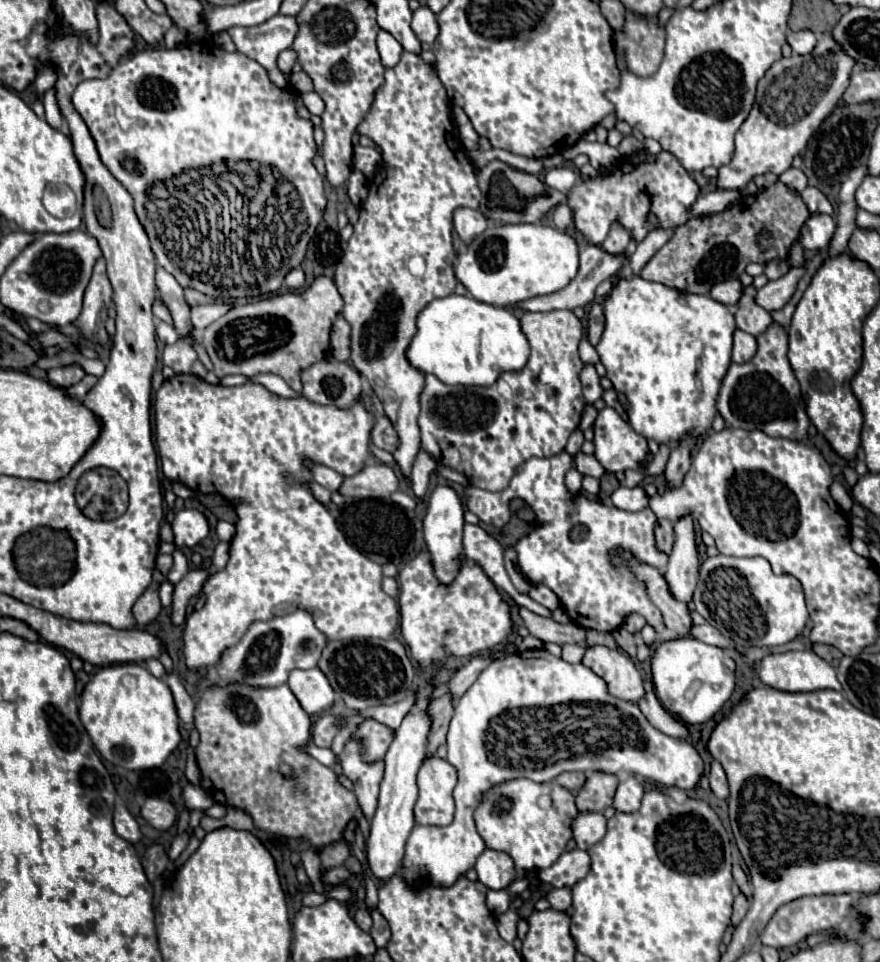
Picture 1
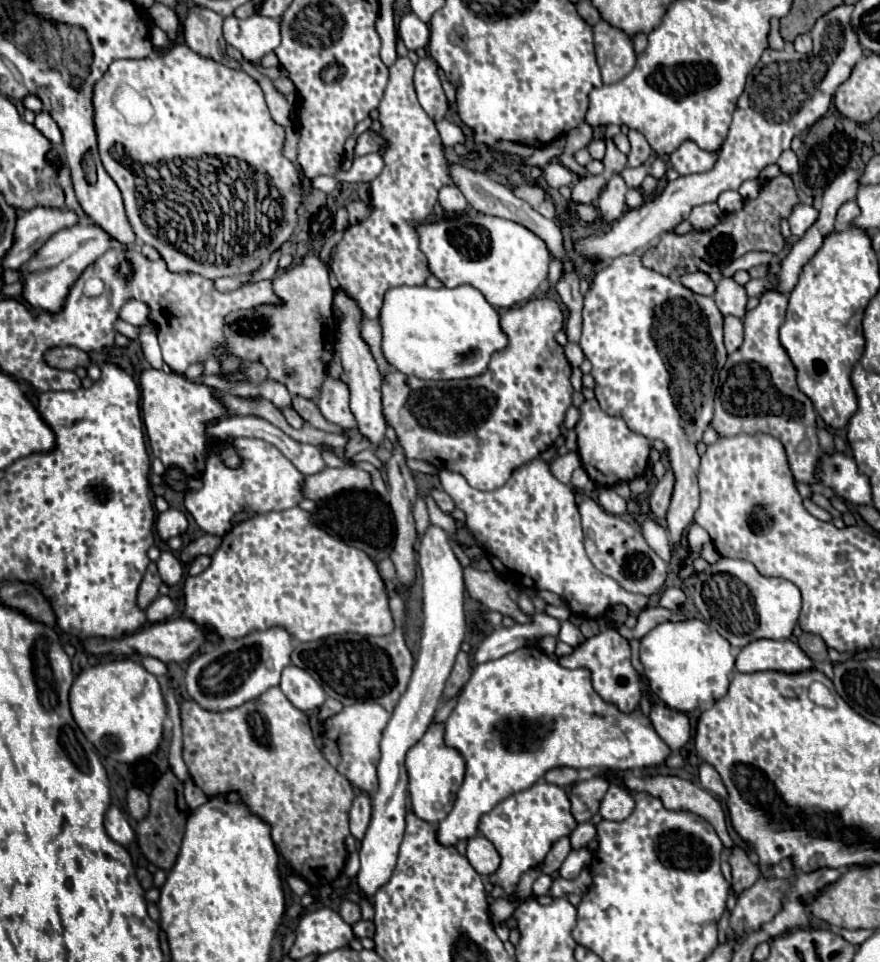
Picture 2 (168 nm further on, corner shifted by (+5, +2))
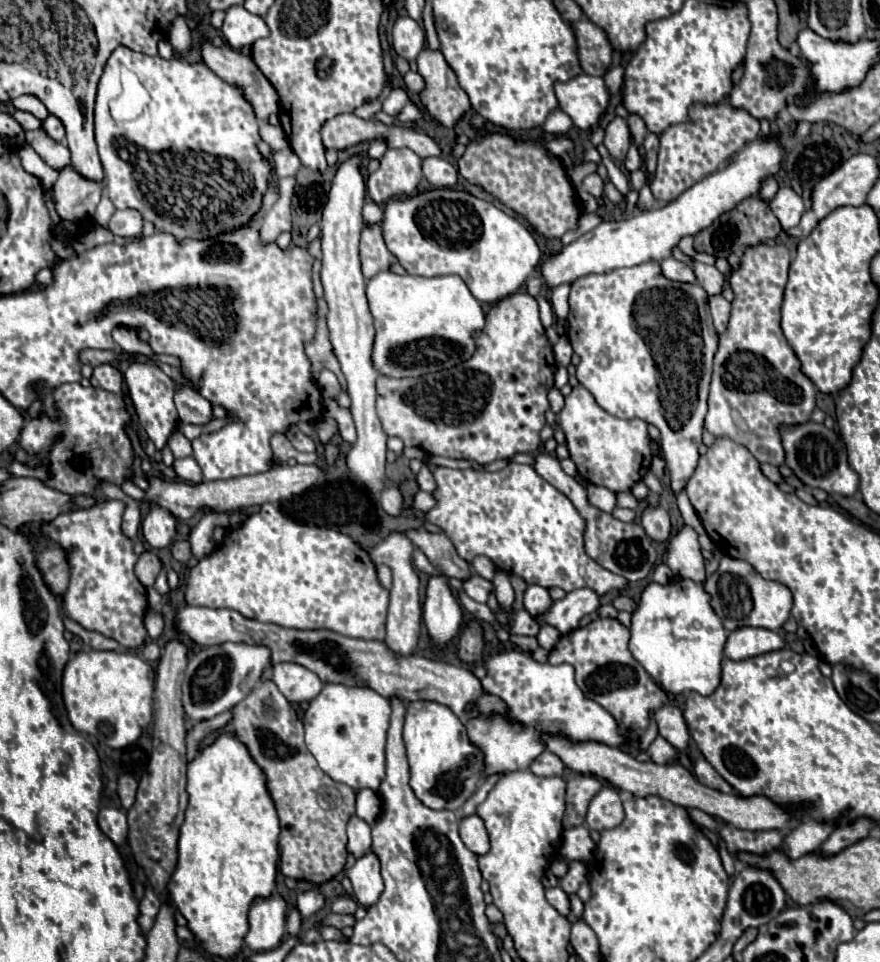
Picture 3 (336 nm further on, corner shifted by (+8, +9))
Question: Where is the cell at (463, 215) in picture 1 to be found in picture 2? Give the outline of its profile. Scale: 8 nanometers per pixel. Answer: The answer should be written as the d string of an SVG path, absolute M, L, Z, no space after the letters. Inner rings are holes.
M448 185L448 187L442 187L442 189L440 189L440 205L444 207L444 211L446 211L448 215L462 213L462 211L466 211L466 207L468 207L466 197L464 197L462 191L458 191L458 187L454 187L454 185Z

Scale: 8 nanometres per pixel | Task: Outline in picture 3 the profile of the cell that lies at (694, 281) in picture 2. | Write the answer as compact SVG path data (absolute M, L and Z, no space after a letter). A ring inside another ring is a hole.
M673 256L671 258L665 258L661 262L661 272L665 278L669 280L677 280L677 282L695 282L695 274L691 270L691 266L687 266L685 262L681 260L675 260Z

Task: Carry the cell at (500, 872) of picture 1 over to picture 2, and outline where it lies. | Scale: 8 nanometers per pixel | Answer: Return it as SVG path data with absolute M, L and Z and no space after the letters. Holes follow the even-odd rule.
M482 835L472 837L468 841L468 853L466 853L466 857L468 857L470 865L474 867L474 871L478 871L480 875L492 875L500 867L500 855L498 855L498 851Z

